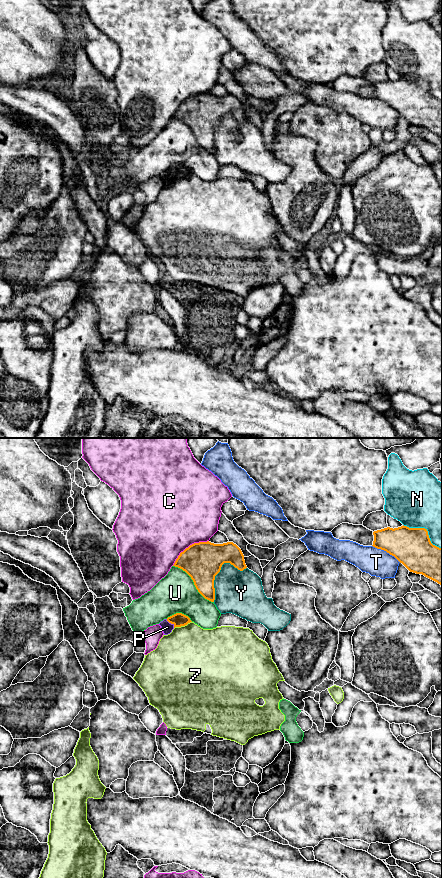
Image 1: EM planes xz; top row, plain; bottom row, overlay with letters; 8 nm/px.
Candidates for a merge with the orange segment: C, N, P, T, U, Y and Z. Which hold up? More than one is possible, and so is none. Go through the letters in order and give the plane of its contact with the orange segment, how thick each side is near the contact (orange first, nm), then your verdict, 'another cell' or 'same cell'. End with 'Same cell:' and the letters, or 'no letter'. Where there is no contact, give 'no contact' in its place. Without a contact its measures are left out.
C: xz | 320/500 nm | another cell
N: xz | 300/440 nm | another cell
P: xz | 110/90 nm | another cell
T: xz | 300/220 nm | another cell
U: xz | 320/320 nm | another cell
Y: xz | 320/360 nm | another cell
Z: xz | 110/480 nm | another cell
Same cell: no letter

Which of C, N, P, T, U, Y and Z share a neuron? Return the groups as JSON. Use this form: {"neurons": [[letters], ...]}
{"neurons": [["C"], ["N"], ["P"], ["T"], ["U"], ["Y"], ["Z"]]}

